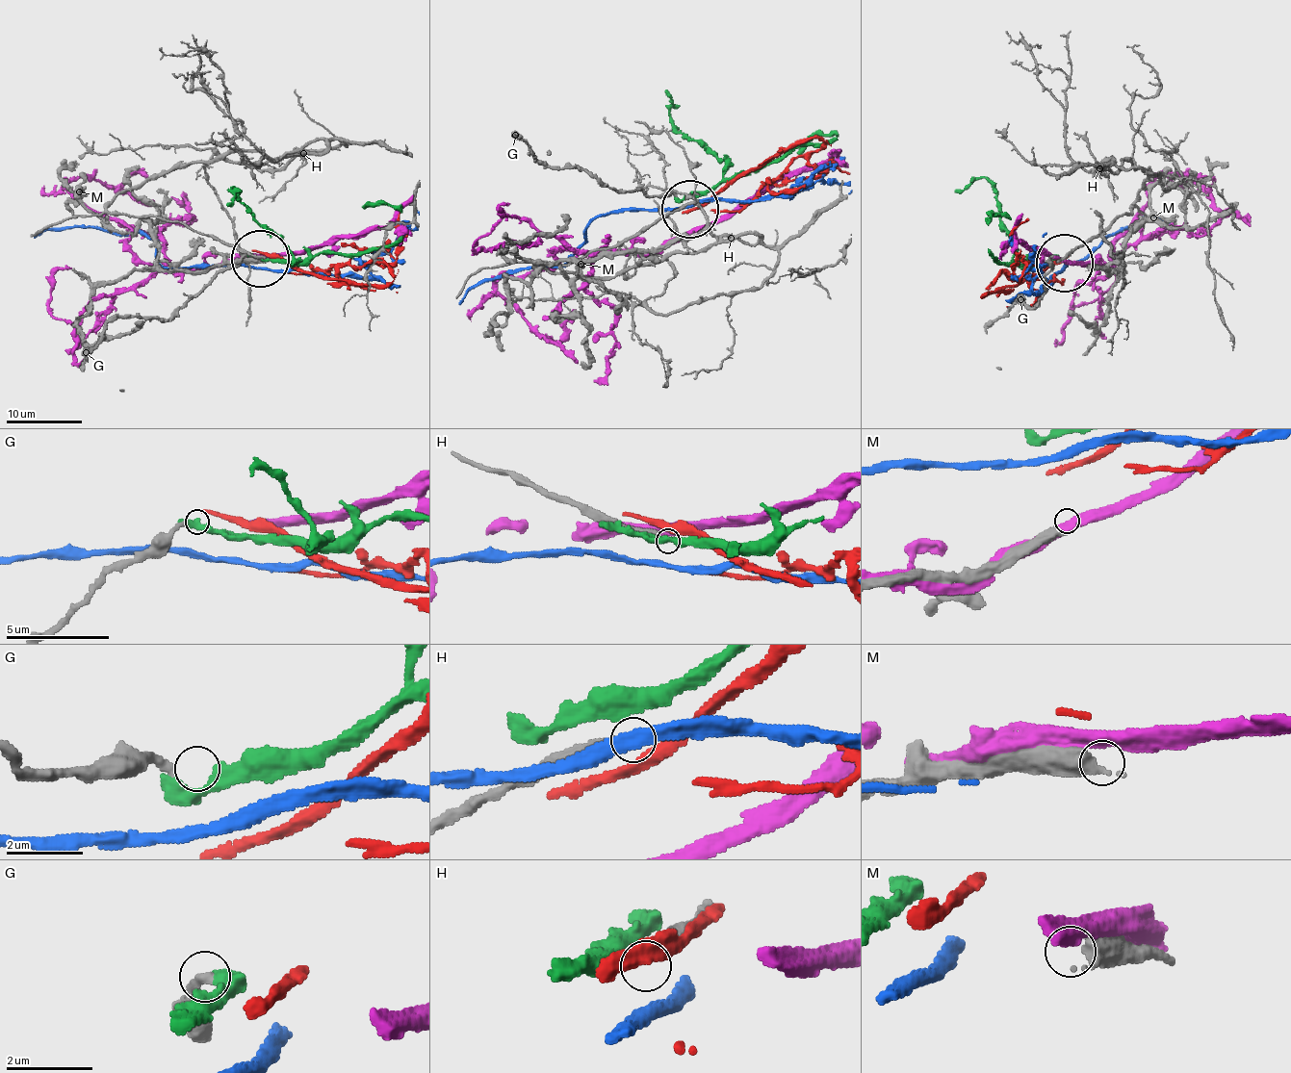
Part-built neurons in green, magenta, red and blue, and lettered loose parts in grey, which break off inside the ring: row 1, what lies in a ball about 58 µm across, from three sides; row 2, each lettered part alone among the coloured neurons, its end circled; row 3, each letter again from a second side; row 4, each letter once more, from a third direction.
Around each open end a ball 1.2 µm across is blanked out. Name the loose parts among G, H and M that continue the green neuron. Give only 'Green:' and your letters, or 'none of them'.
Green: none of them

